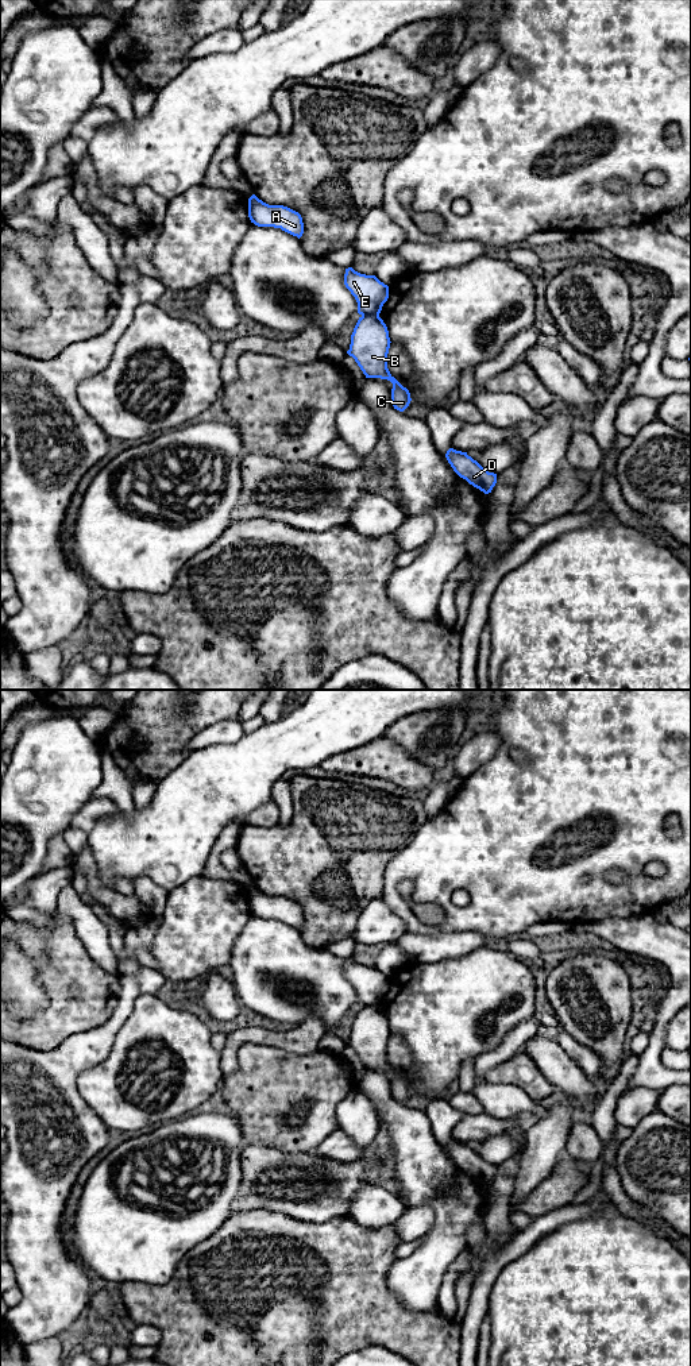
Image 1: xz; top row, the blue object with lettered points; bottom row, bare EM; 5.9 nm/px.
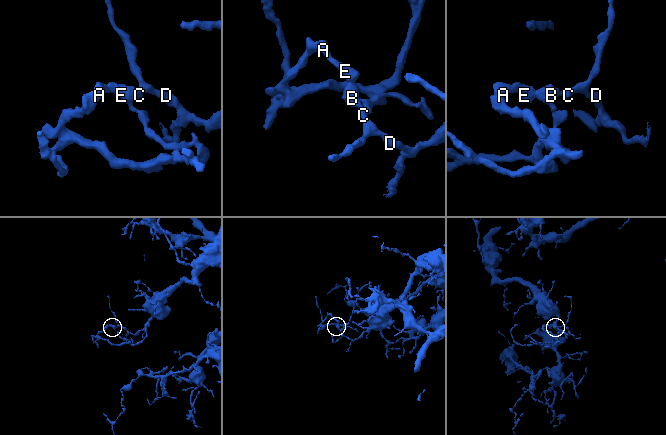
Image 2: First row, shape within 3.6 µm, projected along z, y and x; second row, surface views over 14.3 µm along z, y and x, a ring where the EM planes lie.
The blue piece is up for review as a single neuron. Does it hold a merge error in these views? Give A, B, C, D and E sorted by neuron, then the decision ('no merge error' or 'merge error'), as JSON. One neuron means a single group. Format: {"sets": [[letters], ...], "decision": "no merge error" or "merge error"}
{"sets": [["A", "E"], ["B", "C", "D"]], "decision": "merge error"}

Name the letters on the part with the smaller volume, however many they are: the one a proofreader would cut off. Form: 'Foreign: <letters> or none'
Foreign: A, E

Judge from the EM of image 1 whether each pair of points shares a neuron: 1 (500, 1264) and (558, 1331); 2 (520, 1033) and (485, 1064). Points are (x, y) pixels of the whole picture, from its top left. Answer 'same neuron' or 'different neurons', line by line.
1: different neurons
2: same neuron

